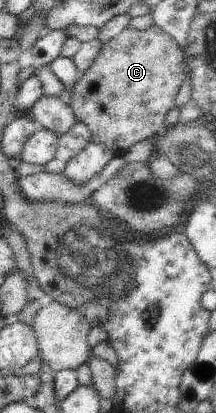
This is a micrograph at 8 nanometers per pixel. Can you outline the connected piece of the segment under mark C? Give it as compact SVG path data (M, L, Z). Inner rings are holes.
M156 24L145 31L125 28L118 36L105 42L93 65L83 73L80 82L77 82L72 91L73 94L68 97L76 119L89 128L91 141L104 143L114 154L119 155L135 144L160 134L186 77L184 56L177 42Z

